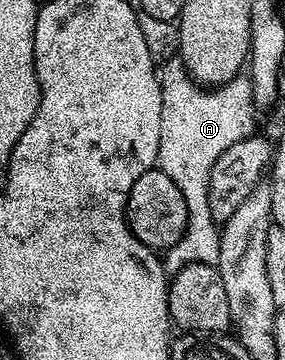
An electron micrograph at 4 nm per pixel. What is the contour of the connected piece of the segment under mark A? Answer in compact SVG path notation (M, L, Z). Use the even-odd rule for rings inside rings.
M174 59L166 66L161 66L160 80L162 83L162 110L160 111L160 151L158 152L157 168L164 171L164 175L168 175L168 179L172 179L172 183L176 183L176 187L180 187L180 195L184 195L184 203L188 203L188 227L184 231L184 235L180 239L180 243L176 243L171 249L165 250L164 253L164 268L167 274L173 275L181 271L188 263L206 263L214 265L220 255L220 232L219 222L212 219L212 211L210 210L210 200L208 199L208 187L210 186L210 176L212 175L212 167L216 163L216 159L220 159L220 155L224 155L224 151L228 151L228 147L232 147L232 143L240 143L240 139L251 136L255 132L254 129L254 112L256 106L254 104L254 92L250 86L249 76L239 75L231 79L226 85L217 87L203 87L186 72L185 65L181 60Z

